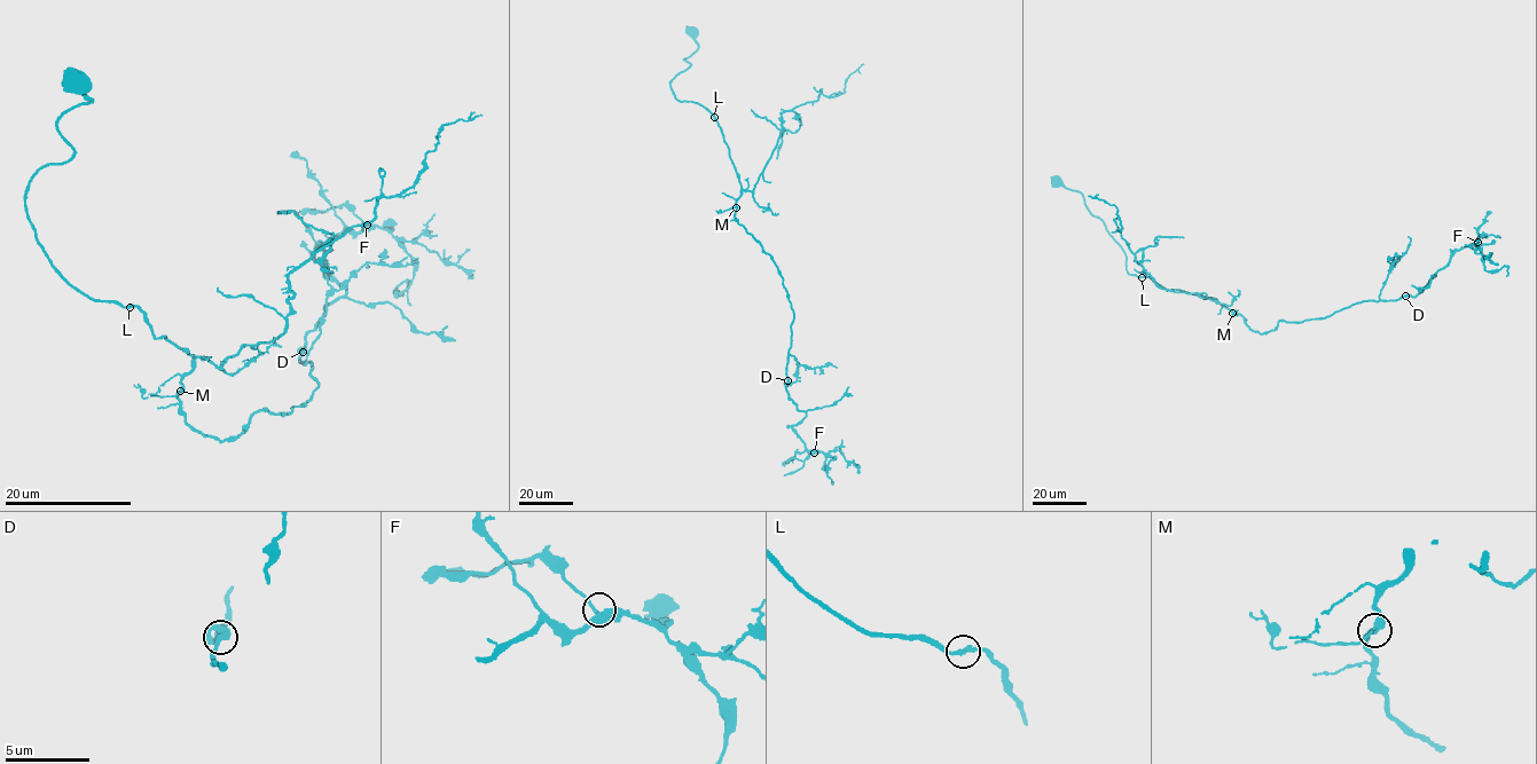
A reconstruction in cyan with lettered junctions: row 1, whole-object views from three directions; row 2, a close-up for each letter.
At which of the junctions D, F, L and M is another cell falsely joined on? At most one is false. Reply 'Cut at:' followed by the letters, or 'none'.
Cut at: none

